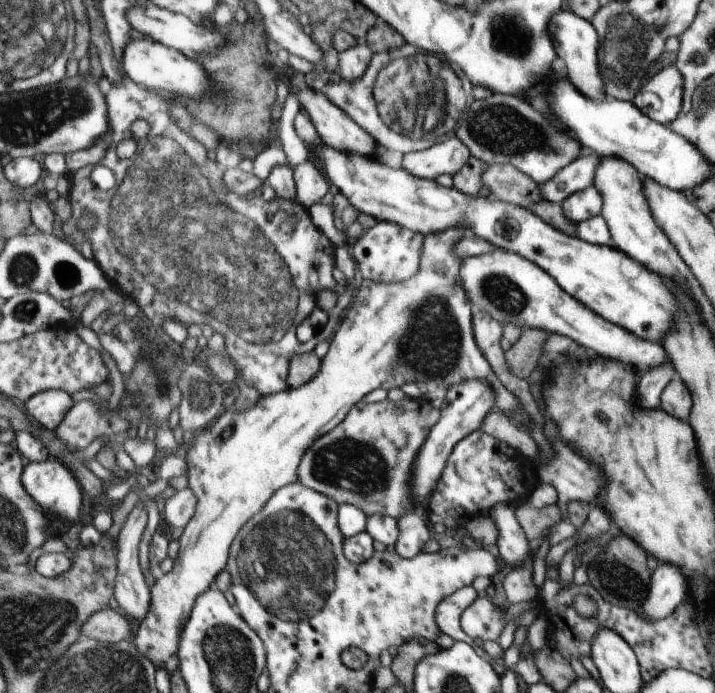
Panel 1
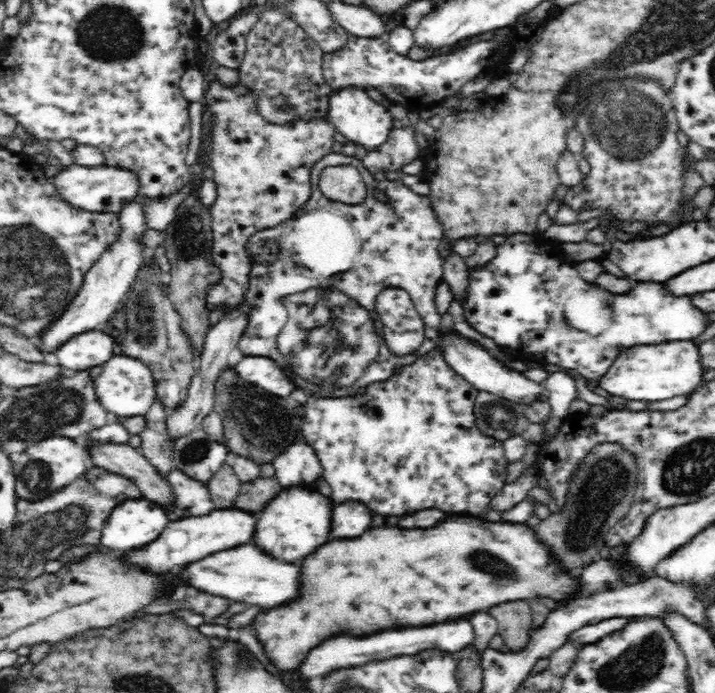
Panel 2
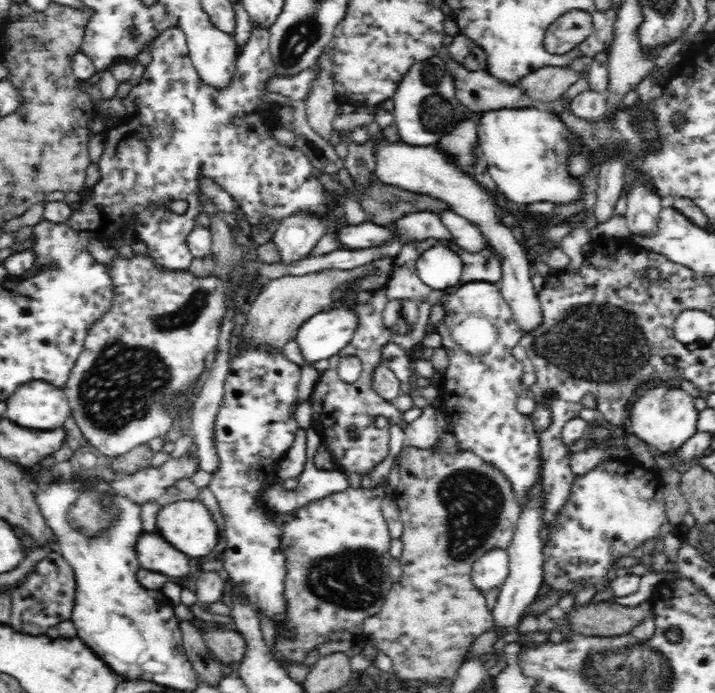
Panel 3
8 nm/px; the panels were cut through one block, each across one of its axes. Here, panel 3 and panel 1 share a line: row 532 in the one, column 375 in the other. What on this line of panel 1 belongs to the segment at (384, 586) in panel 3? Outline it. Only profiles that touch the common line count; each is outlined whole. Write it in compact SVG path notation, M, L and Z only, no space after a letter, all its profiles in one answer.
M454 226L453 228L444 230L443 232L436 232L435 234L428 234L427 236L424 236L424 240L422 240L420 268L418 268L418 272L416 272L412 278L408 278L408 280L402 280L400 282L374 282L374 280L359 278L357 280L356 292L353 297L353 301L351 302L350 307L346 310L343 320L340 322L335 334L329 341L329 350L326 356L324 356L321 360L320 371L316 374L316 376L314 376L314 378L312 378L312 380L310 380L310 382L308 382L308 384L306 384L306 386L302 386L302 388L292 388L292 386L290 386L289 390L284 390L283 392L277 394L262 396L262 398L260 398L260 402L258 402L254 408L248 408L248 410L244 410L244 412L242 412L242 410L238 410L238 408L236 408L236 404L234 404L230 410L222 414L218 421L216 420L213 426L210 426L210 428L208 428L208 430L204 430L204 432L200 432L200 434L196 436L197 438L194 440L192 446L189 446L186 449L185 457L190 468L189 486L192 490L194 490L194 494L198 496L198 509L196 516L194 516L190 525L183 531L183 535L179 537L181 541L181 551L174 571L168 574L158 573L157 575L157 581L152 587L152 608L150 608L150 614L148 614L148 618L146 618L142 624L138 624L136 638L134 641L135 646L140 648L142 654L146 654L150 660L154 660L154 662L158 664L158 669L164 668L169 675L174 675L175 673L181 671L180 644L182 644L182 632L184 632L184 628L188 626L188 622L190 622L190 618L192 618L194 606L196 606L196 602L198 602L198 596L206 594L206 592L212 588L212 584L214 584L214 582L216 583L218 576L220 576L224 570L229 569L233 545L234 542L237 541L241 531L245 529L245 527L249 525L249 523L258 514L260 514L260 512L262 512L262 510L265 509L264 506L269 505L270 500L272 500L272 498L274 498L274 496L282 490L282 488L301 481L300 464L304 461L304 456L306 456L306 452L310 450L310 446L313 446L314 442L316 442L318 438L321 438L324 434L329 434L330 430L333 430L336 426L339 426L343 421L345 421L350 413L350 410L352 410L354 406L356 406L358 402L360 402L360 400L368 394L368 392L372 392L372 390L376 390L376 388L382 388L386 391L390 391L394 388L400 388L409 382L423 382L424 384L430 385L431 388L446 386L449 390L450 386L460 384L460 382L465 382L466 380L482 380L482 382L486 382L486 384L490 384L490 386L494 388L494 394L496 394L496 404L494 404L494 410L504 412L506 416L513 420L514 424L516 424L518 428L522 428L526 432L529 431L524 428L524 422L528 422L528 420L526 420L526 418L522 418L522 414L520 414L520 412L516 412L516 410L520 410L520 400L516 400L517 397L512 394L512 392L504 388L504 384L502 384L502 382L498 380L498 376L494 374L494 370L492 366L490 366L490 362L488 362L482 354L482 351L478 350L479 347L476 346L477 342L474 342L474 336L472 336L472 312L470 312L470 298L465 294L465 288L460 281L463 259L454 254L454 246L456 246L456 242L458 242L458 240L460 240L460 238L462 238L462 236L466 233L467 232L464 228L456 228L456 226Z

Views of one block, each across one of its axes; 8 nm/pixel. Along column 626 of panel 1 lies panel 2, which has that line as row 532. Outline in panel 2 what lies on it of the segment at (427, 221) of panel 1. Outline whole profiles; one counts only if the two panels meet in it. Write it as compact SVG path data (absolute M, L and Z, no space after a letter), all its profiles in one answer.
M285 487L262 512L256 514L254 544L274 558L282 558L286 562L300 560L328 542L334 505L330 498L322 496L314 488Z

